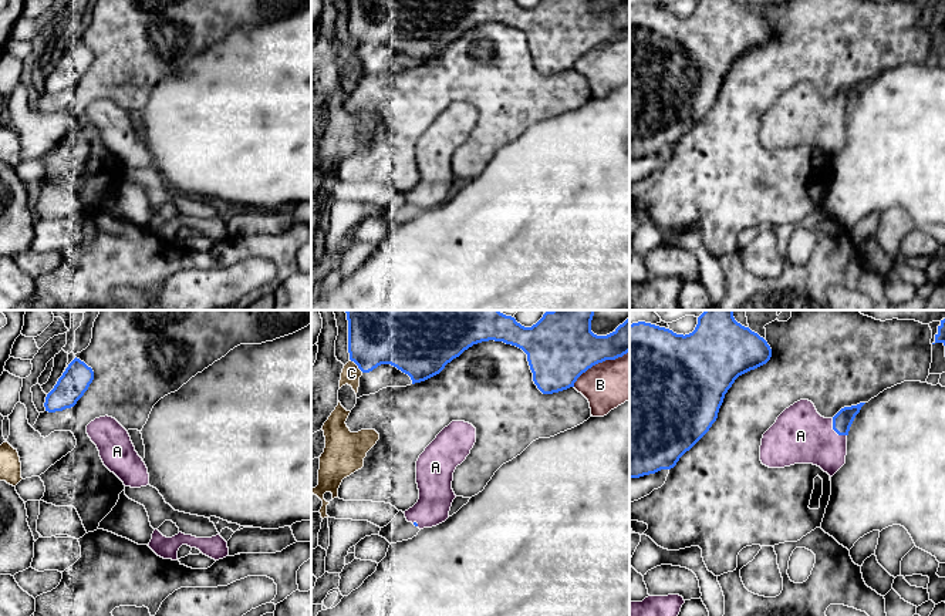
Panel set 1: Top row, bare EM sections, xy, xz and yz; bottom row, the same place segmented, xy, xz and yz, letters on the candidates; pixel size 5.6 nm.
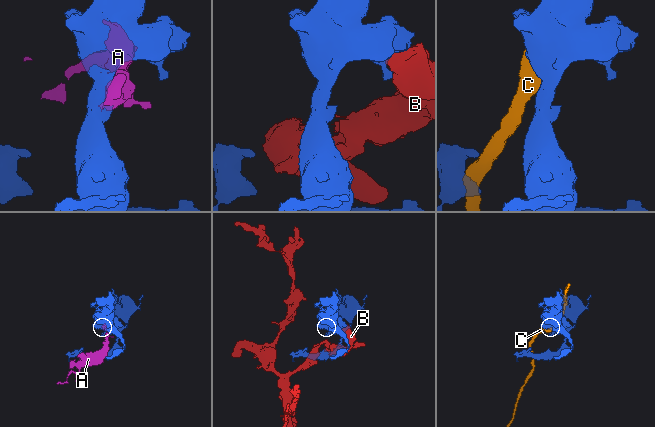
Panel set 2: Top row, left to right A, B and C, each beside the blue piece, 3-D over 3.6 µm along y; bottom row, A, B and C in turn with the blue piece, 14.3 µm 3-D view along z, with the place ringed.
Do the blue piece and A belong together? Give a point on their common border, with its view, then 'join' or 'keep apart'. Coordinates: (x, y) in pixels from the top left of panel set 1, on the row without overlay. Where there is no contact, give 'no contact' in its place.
contact yz (834, 111); join

